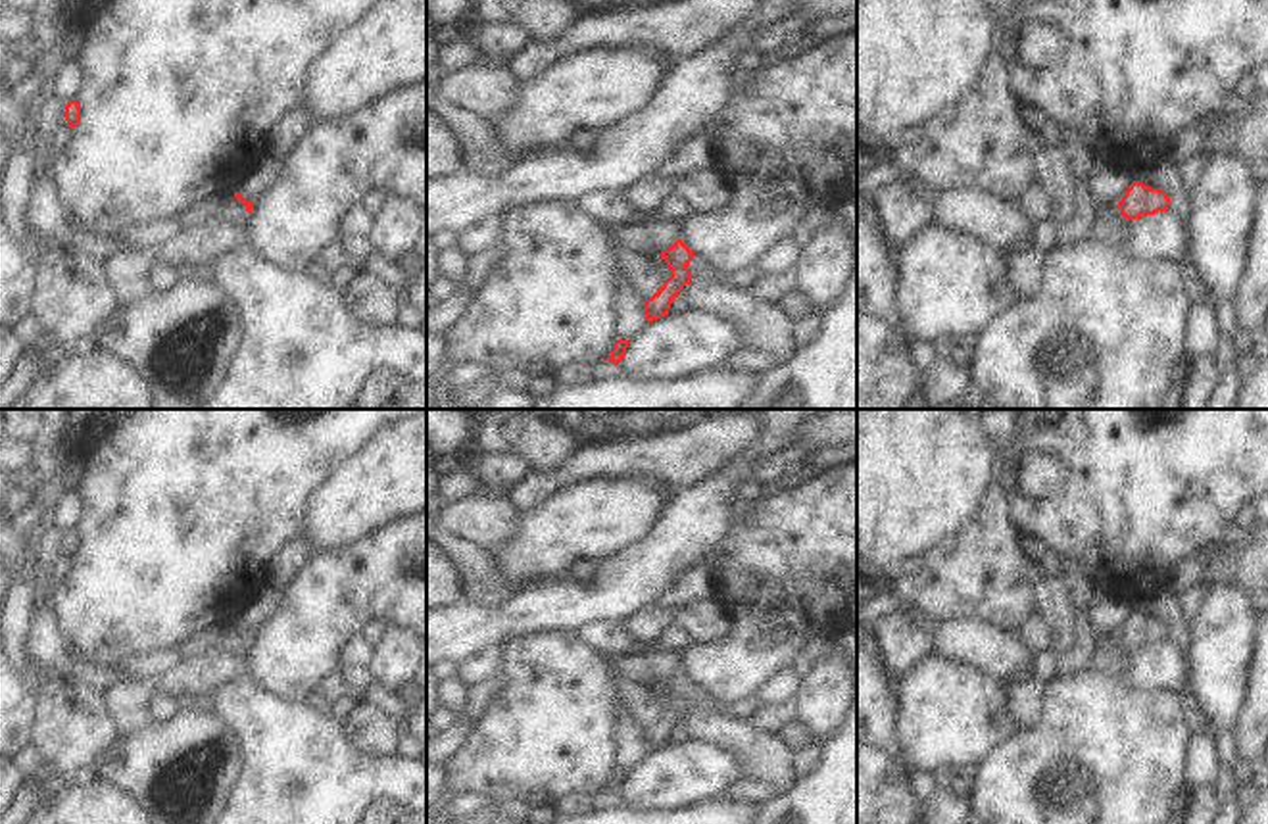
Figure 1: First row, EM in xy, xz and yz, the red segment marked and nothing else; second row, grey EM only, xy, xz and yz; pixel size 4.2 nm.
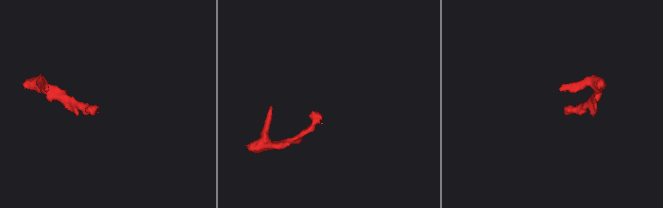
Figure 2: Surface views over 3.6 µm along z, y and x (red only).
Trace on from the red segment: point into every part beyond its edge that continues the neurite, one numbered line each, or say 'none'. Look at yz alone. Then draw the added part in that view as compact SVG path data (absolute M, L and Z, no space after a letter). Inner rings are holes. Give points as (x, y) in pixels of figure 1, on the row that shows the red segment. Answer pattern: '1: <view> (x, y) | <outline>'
none

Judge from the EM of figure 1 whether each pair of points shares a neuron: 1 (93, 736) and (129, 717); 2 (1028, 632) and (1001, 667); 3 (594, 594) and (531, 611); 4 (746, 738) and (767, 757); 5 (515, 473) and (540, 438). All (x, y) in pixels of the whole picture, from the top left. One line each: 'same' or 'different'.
1: different
2: different
3: same
4: same
5: different

